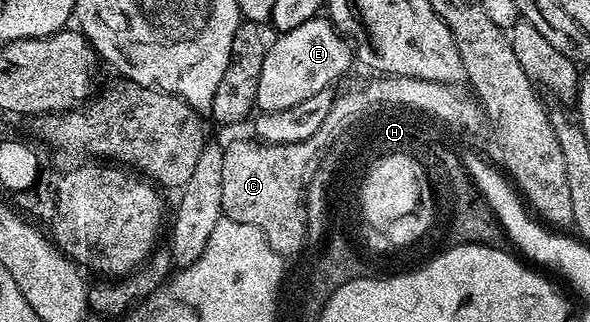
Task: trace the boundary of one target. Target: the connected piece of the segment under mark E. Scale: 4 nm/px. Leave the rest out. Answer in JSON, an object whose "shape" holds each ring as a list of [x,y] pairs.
{"shape":[[[318,16],[307,20],[303,24],[299,24],[299,28],[291,28],[291,32],[286,34],[277,34],[276,37],[268,43],[267,49],[265,51],[265,59],[263,60],[263,72],[259,72],[259,92],[257,93],[257,105],[256,109],[261,112],[283,112],[283,108],[292,108],[293,105],[299,104],[302,100],[307,100],[307,96],[315,96],[315,92],[323,92],[334,84],[333,81],[336,78],[341,78],[349,70],[349,65],[354,65],[355,55],[351,49],[350,43],[346,41],[340,32],[334,28],[333,23],[329,21],[328,17]]]}

